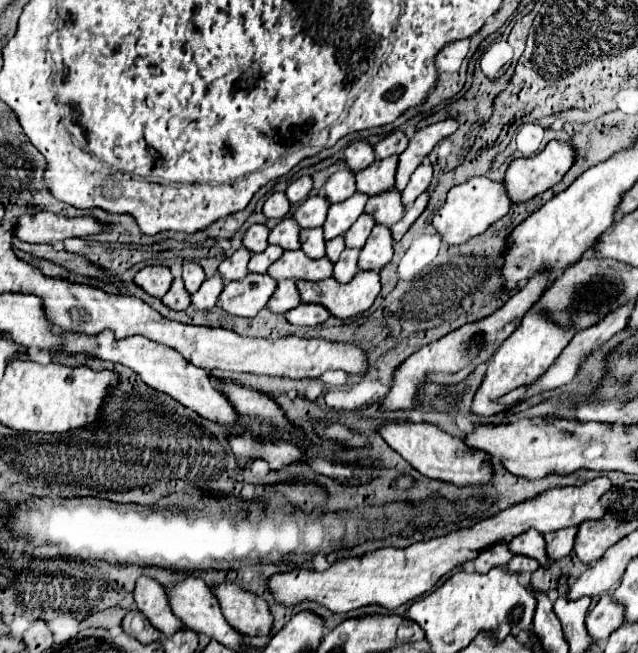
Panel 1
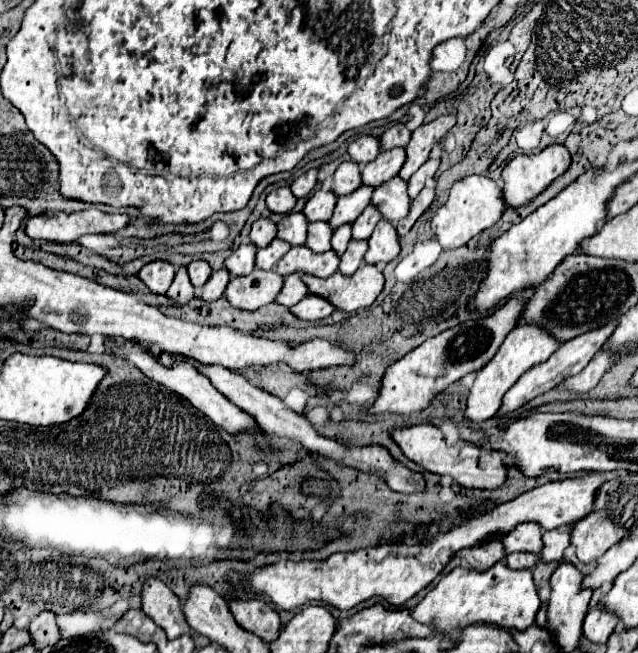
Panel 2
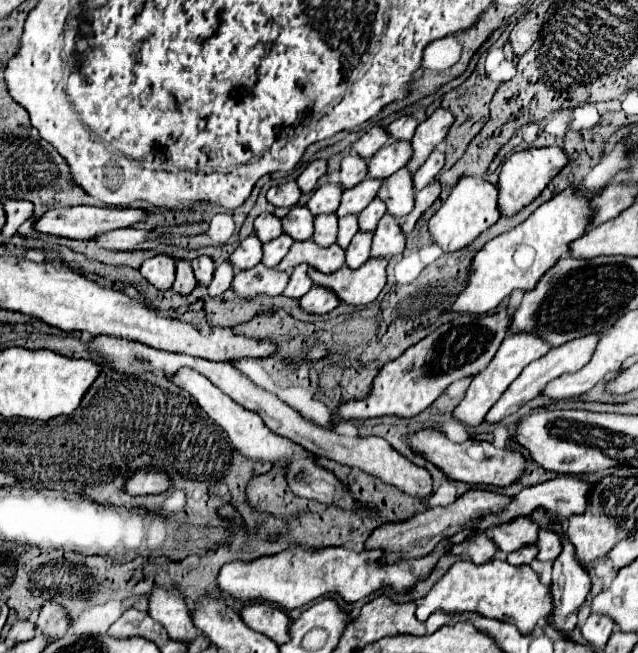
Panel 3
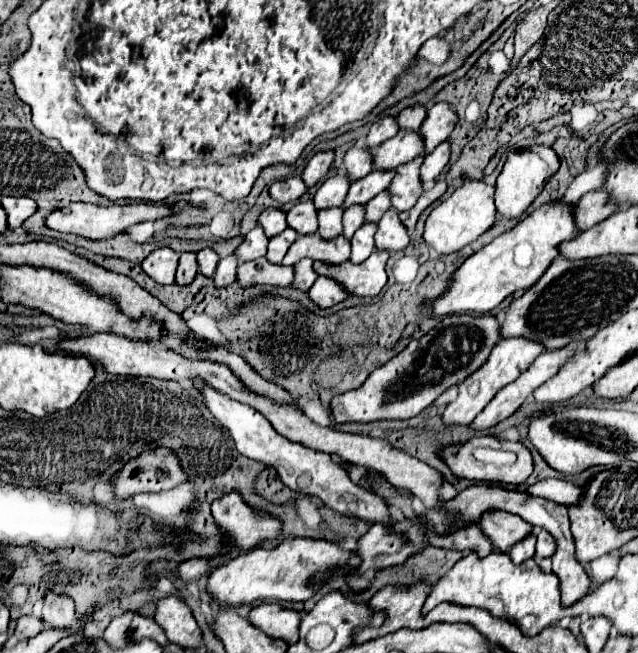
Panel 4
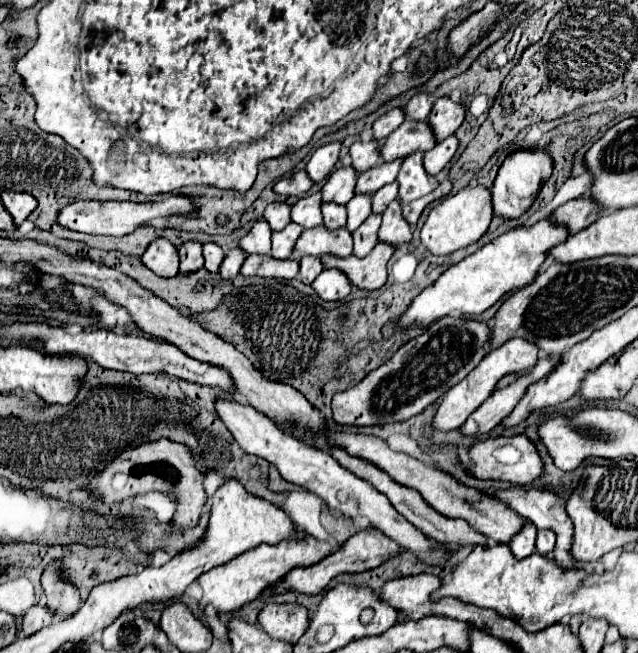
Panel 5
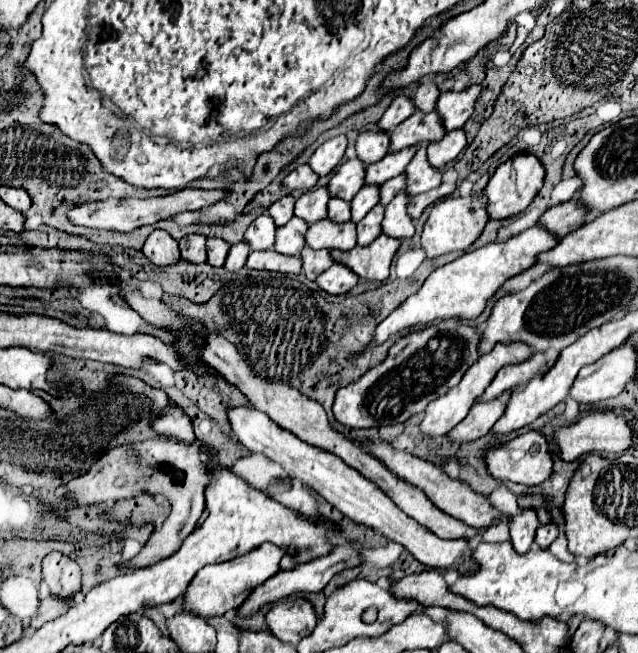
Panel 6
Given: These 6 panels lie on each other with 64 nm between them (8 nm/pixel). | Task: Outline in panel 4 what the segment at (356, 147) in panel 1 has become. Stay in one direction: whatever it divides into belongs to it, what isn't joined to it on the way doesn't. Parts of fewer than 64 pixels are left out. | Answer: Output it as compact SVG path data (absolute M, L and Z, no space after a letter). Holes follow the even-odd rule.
M384 116L380 120L376 120L368 132L368 140L366 140L366 148L374 148L376 144L382 144L384 140L392 138L398 132L398 120L396 116Z

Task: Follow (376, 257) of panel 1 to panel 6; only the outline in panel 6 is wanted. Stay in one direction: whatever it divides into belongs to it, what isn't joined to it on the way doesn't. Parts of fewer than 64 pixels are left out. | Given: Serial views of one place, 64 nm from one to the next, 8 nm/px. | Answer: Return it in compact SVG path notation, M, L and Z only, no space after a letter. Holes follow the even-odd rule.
M402 190L386 206L386 216L382 222L384 234L394 236L394 238L412 238L414 236L414 220L406 212L408 200L410 200L410 196L406 194L406 190Z

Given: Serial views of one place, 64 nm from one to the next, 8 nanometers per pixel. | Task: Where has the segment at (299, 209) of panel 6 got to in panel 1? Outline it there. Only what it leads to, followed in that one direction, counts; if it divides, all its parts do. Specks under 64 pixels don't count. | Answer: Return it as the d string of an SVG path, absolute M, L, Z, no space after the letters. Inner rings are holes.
M290 216L284 218L272 232L268 238L270 244L280 244L286 250L298 250L300 248L300 226L298 222Z

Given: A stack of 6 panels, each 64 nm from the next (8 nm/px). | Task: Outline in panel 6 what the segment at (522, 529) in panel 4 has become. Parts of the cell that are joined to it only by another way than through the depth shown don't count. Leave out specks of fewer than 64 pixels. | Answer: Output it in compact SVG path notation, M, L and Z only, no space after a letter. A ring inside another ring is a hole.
M380 440L374 442L374 450L372 450L372 444L370 444L370 454L376 454L376 458L380 458L380 460L382 460L396 476L400 476L402 480L406 480L406 482L418 486L420 490L424 490L424 494L426 494L442 512L446 512L446 514L450 514L450 516L454 516L454 518L466 522L468 526L478 528L478 526L490 526L490 524L492 524L494 520L498 520L498 518L500 518L500 520L508 520L504 514L496 512L496 510L490 506L490 502L488 502L486 496L476 494L466 482L460 482L460 480L450 478L446 472L442 472L442 470L440 470L436 464L432 464L432 462L426 462L426 460L422 460L422 458L418 458L418 456L408 454L408 452L394 450L390 444L380 442Z

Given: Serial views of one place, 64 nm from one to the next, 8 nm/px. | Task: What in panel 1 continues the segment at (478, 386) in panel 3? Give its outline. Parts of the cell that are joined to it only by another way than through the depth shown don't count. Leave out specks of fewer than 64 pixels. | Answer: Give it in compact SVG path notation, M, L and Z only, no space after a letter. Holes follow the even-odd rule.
M528 312L522 320L522 324L504 340L504 344L496 350L492 362L486 368L486 374L482 378L482 384L478 386L470 412L478 418L488 418L504 410L504 406L498 402L500 396L508 394L510 390L530 384L538 376L546 372L546 368L556 360L556 356L564 350L564 346L572 340L574 332L564 332L562 328L556 328L556 324L550 324L550 320L544 320L540 312Z

